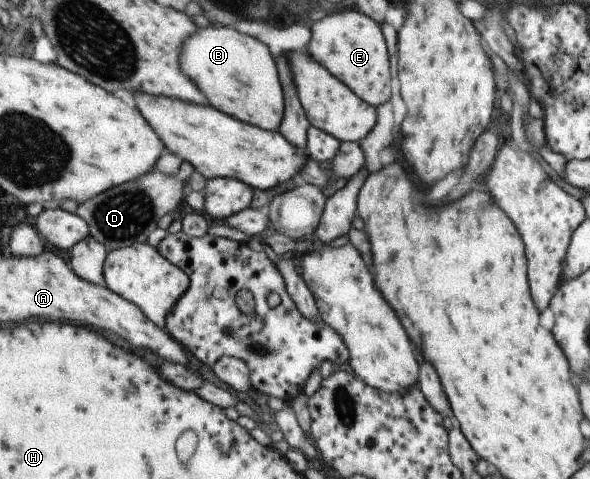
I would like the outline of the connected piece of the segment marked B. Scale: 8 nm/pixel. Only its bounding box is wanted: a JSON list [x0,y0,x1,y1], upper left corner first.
[179,24,284,132]

